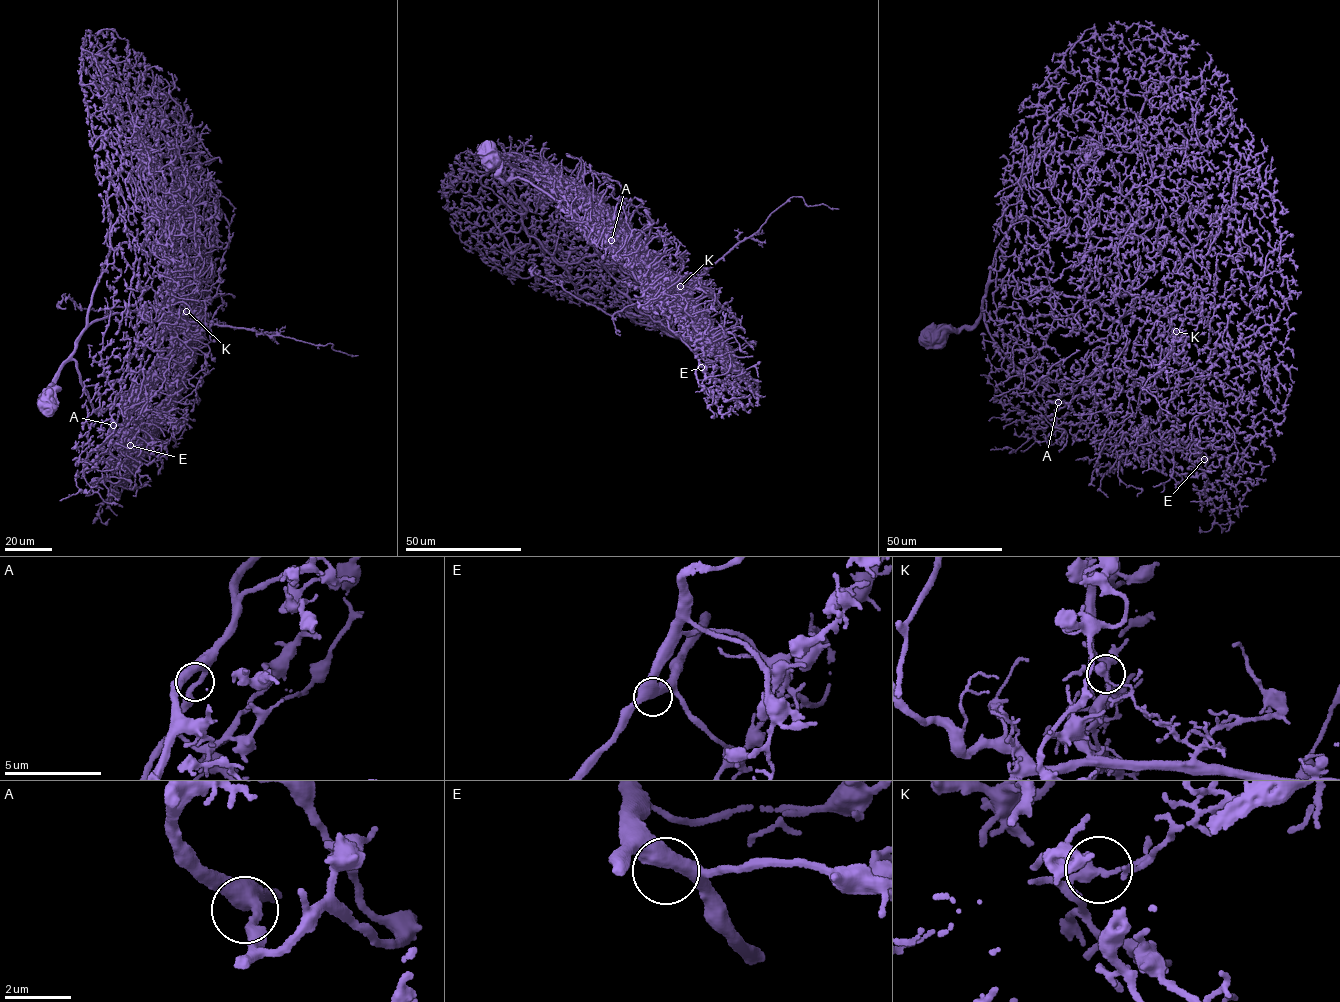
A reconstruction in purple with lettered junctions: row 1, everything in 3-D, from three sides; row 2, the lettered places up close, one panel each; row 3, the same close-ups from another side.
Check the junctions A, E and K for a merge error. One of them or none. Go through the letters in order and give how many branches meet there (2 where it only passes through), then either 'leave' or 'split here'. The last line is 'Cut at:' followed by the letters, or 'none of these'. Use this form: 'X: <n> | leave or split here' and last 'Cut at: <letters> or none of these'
A: 2 | leave
E: 2 | leave
K: 2 | split here
Cut at: K

